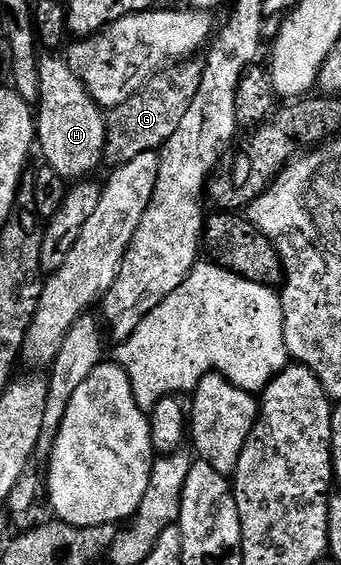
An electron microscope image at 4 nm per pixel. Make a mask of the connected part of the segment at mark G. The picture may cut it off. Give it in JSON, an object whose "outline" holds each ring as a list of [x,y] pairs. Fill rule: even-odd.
{"outline":[[[191,58],[156,72],[124,104],[106,113],[106,163],[111,163],[111,166],[124,164],[137,158],[137,154],[162,148],[166,140],[173,138],[173,130],[181,126],[181,118],[185,118],[185,110],[189,110],[189,102],[197,98],[197,90],[201,86],[203,64],[197,61],[198,59]]]}

